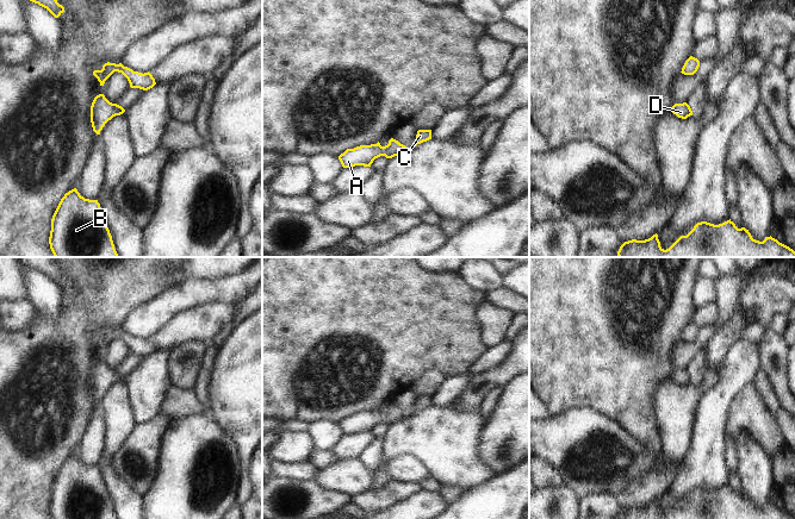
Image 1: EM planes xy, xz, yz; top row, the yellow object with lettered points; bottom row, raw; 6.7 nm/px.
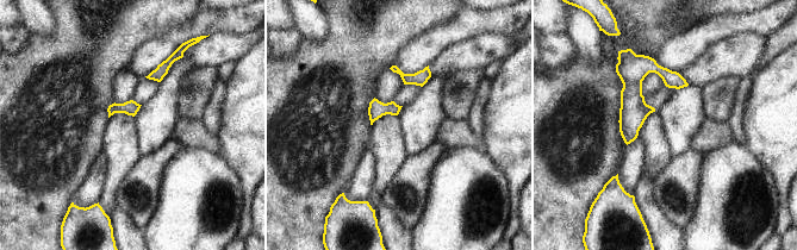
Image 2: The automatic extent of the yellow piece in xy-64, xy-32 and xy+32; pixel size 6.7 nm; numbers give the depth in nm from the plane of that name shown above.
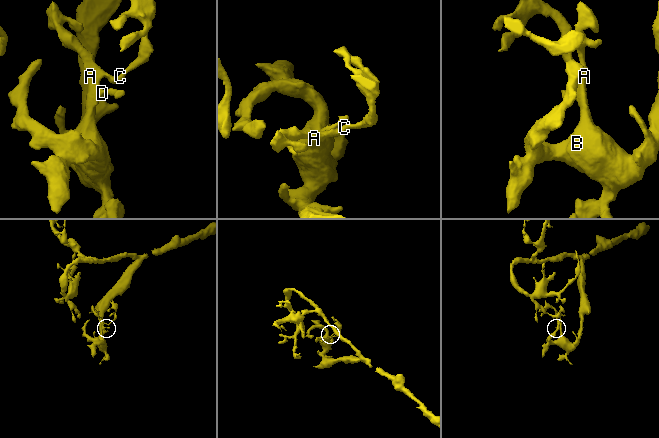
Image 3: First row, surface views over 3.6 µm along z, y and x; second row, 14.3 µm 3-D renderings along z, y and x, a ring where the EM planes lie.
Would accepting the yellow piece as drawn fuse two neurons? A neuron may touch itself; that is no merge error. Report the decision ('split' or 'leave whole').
leave whole

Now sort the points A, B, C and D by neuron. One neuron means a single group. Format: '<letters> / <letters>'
A B C D

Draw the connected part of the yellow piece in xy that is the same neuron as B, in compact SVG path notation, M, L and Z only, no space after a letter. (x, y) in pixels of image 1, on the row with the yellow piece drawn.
M76 188L64 194L52 215L49 244L55 257L119 257L100 204L85 199Z

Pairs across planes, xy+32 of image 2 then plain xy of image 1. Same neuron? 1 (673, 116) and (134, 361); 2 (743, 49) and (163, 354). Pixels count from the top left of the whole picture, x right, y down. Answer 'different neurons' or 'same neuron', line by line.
1: different neurons
2: different neurons

